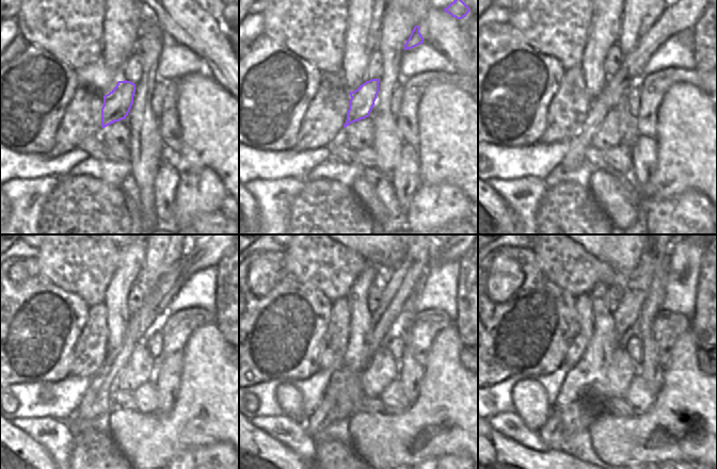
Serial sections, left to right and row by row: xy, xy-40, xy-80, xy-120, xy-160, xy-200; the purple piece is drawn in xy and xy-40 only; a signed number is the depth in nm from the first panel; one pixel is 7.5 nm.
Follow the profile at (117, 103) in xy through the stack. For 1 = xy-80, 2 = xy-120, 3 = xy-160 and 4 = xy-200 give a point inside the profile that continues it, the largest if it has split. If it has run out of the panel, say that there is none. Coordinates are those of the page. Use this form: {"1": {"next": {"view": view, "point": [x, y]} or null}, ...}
{"1": {"next": {"view": "xy-80", "point": [676, 17]}}, "2": {"next": {"view": "xy-120", "point": [157, 297]}}, "3": {"next": {"view": "xy-160", "point": [401, 282]}}, "4": {"next": {"view": "xy-200", "point": [628, 310]}}}

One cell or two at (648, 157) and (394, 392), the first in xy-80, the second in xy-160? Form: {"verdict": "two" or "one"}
{"verdict": "two"}

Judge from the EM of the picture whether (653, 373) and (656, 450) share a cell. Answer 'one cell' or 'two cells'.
two cells

